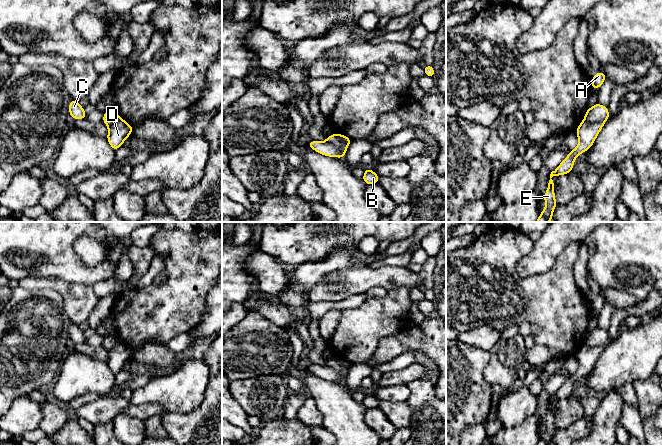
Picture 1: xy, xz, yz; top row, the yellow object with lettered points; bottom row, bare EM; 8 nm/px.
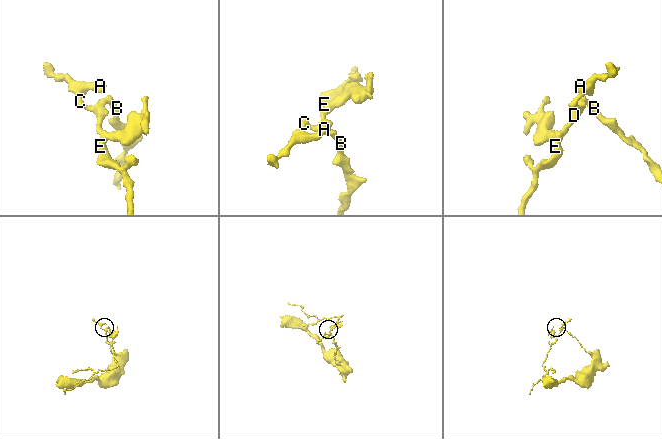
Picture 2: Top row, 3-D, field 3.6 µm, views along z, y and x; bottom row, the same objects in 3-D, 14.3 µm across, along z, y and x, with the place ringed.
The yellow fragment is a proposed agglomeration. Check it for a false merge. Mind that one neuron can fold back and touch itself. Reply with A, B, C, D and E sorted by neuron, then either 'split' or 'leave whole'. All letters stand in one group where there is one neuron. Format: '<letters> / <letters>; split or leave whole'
A C D E / B; split

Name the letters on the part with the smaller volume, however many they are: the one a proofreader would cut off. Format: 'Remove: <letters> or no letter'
Remove: A, C, D, E

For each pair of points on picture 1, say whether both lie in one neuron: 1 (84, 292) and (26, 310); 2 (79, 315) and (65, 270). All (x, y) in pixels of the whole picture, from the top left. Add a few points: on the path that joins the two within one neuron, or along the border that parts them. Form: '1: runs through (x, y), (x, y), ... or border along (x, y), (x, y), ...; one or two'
1: border along (41, 288), (59, 294), (71, 321); two
2: border along (46, 277), (57, 277), (67, 282), (92, 285); two

